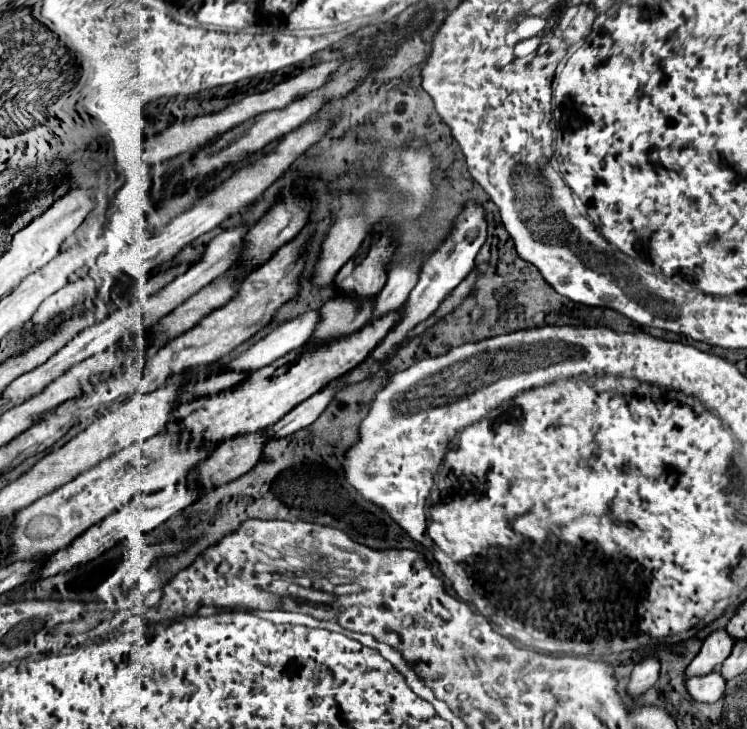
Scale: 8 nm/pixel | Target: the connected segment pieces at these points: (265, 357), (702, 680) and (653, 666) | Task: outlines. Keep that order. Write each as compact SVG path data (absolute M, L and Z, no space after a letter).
M309 310L287 324L279 326L271 334L267 334L263 340L259 340L255 346L251 346L247 352L243 352L239 358L235 358L229 364L229 370L259 370L273 360L281 358L283 354L301 348L311 338L311 328L319 322L319 312Z
M715 670L711 676L693 676L687 680L687 690L695 700L717 702L725 692L725 680L719 676L719 670Z
M649 656L649 658L641 658L639 664L635 664L633 672L631 672L631 682L629 682L629 692L633 696L639 696L641 692L645 692L649 686L653 686L659 678L659 668L661 662L657 656Z

